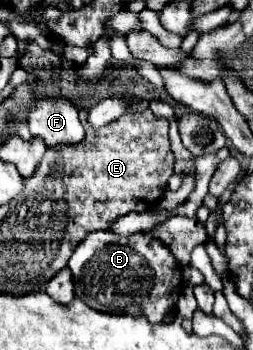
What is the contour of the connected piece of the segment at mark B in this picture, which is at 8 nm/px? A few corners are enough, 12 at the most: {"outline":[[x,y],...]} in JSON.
{"outline":[[91,232],[69,258],[75,296],[163,322],[181,266],[151,234]]}

